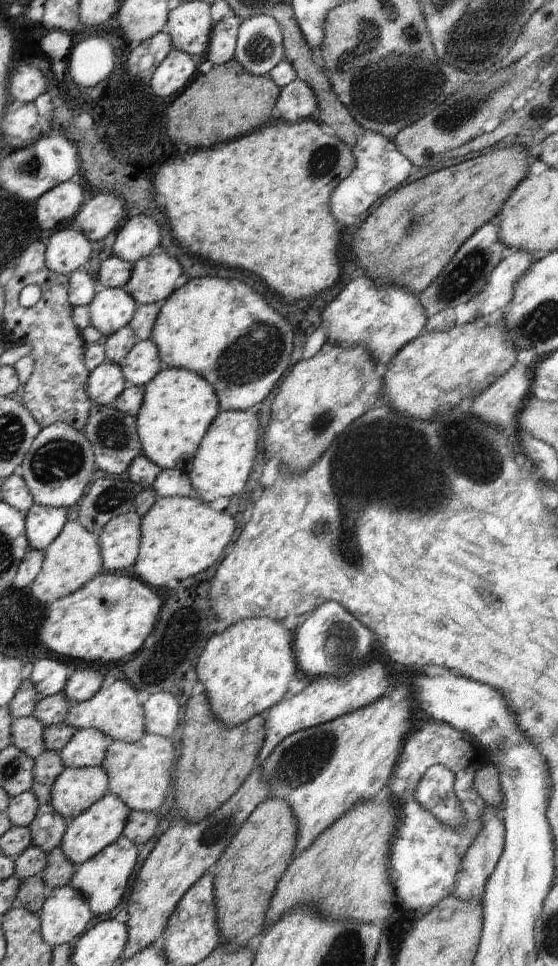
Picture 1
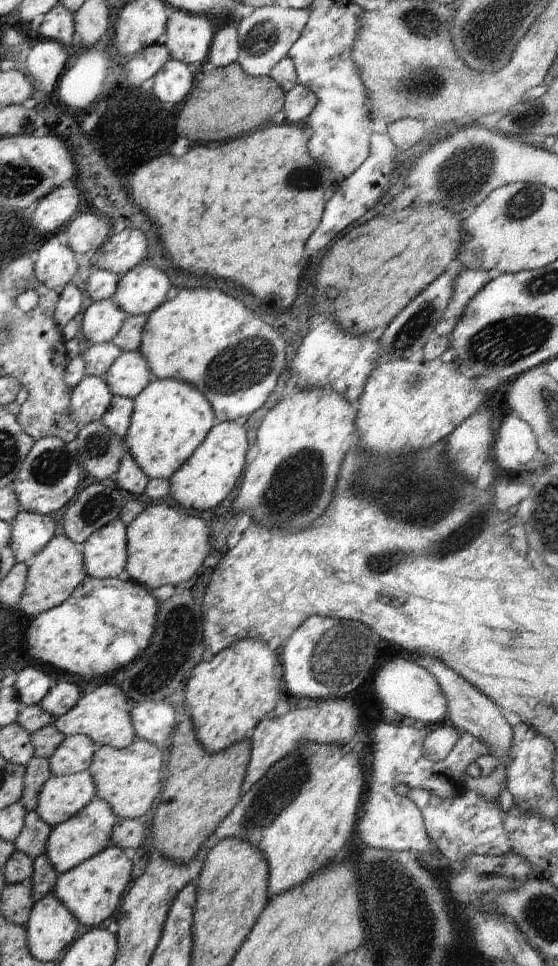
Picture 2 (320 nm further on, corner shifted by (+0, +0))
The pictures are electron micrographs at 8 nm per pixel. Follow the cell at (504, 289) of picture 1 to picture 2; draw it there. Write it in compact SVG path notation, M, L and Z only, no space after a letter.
M464 269L457 274L454 279L453 293L448 301L446 310L442 318L435 324L434 332L436 336L448 337L454 330L457 322L460 320L465 306L472 300L472 297L487 283L501 272L497 270L477 271L472 269Z

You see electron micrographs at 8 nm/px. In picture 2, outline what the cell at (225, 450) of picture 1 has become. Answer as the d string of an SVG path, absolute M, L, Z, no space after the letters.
M243 421L219 422L210 429L204 442L190 455L190 458L169 478L170 492L169 501L176 506L184 508L195 508L196 510L210 510L218 506L222 500L234 490L238 479L241 480L245 464L248 462L245 457L248 456L248 439L246 439L246 429Z

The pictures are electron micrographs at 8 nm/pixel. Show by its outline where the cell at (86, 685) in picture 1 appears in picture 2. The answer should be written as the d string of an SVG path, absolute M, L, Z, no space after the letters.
M56 682L38 705L56 718L72 710L82 694L83 690L74 683Z

